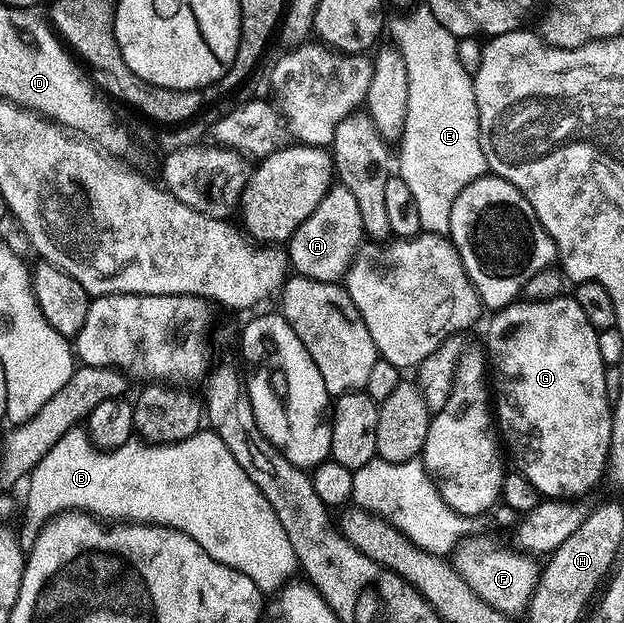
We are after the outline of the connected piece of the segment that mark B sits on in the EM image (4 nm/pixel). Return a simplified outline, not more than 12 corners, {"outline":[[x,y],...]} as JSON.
{"outline":[[211,429],[97,450],[66,432],[26,479],[31,547],[61,512],[171,526],[262,592],[298,563]]}

